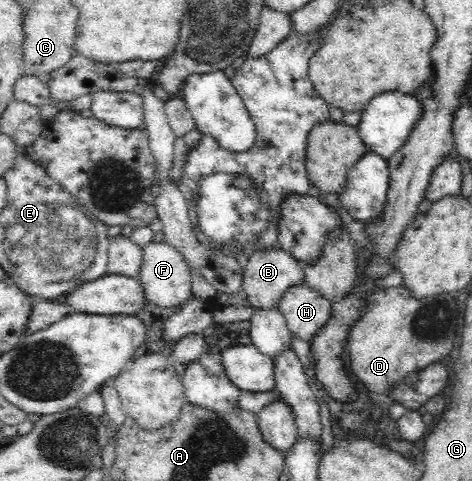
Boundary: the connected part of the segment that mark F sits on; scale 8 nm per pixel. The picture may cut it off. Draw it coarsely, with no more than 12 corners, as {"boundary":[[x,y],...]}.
{"boundary":[[168,242],[143,247],[147,309],[192,299],[188,262]]}

